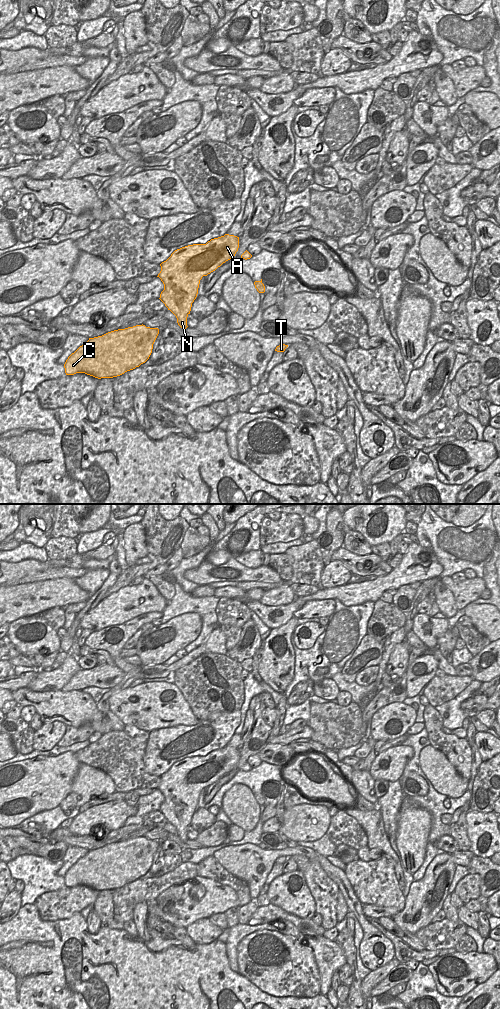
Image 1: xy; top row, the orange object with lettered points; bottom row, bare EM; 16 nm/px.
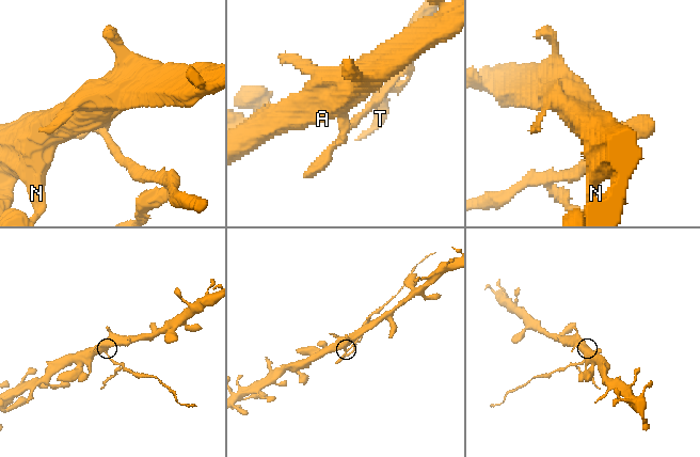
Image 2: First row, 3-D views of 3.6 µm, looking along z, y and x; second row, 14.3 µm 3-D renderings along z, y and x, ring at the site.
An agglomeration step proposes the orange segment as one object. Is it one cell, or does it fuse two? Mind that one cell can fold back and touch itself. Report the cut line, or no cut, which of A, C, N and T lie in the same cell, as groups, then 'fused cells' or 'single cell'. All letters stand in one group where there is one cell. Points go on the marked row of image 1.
cut xy (243, 253), (246, 259); groups A C N / T; fused cells

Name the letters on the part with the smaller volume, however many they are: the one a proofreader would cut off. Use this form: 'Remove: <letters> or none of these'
Remove: T

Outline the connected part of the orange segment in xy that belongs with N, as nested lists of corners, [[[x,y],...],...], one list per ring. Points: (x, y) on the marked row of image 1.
[[[225,234],[211,239],[206,244],[193,244],[175,250],[171,256],[160,264],[161,271],[157,277],[164,284],[160,300],[177,318],[178,325],[185,330],[187,317],[190,314],[192,303],[197,297],[200,280],[215,271],[223,263],[233,258],[239,248],[239,237]]]

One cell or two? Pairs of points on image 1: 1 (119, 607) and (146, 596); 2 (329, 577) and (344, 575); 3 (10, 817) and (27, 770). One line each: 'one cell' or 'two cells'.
1: one cell
2: one cell
3: one cell

